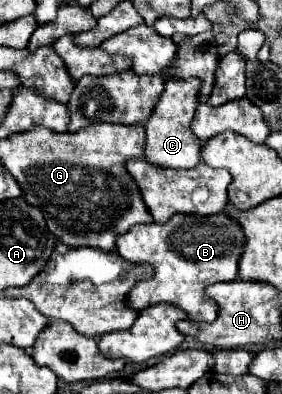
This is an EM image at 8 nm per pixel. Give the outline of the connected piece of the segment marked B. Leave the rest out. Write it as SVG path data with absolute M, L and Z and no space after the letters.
M219 212L213 216L175 214L165 224L139 224L115 240L121 258L135 264L151 264L153 276L141 280L127 294L125 304L143 310L149 304L167 302L181 308L193 322L213 322L217 306L205 298L205 288L215 282L231 282L237 278L237 260L243 250L243 232L237 222Z

